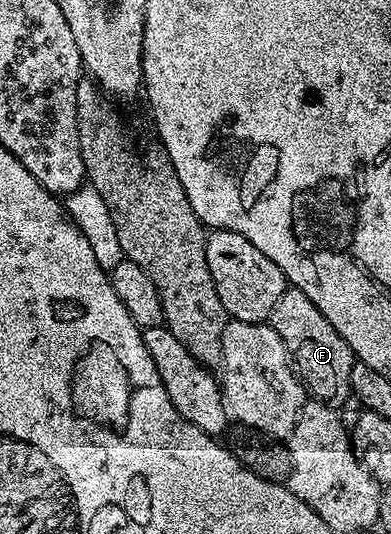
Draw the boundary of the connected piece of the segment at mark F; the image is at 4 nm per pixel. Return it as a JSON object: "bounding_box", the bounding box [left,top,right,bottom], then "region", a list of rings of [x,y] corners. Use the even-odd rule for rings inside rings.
{"bounding_box":[267,286,355,408],"region":[[[290,286],[276,302],[267,320],[283,337],[285,347],[289,350],[289,358],[303,384],[306,392],[320,403],[328,403],[330,407],[340,408],[340,403],[350,402],[351,369],[355,362],[353,351],[335,333],[331,321],[319,313],[319,309],[298,287]]]}

